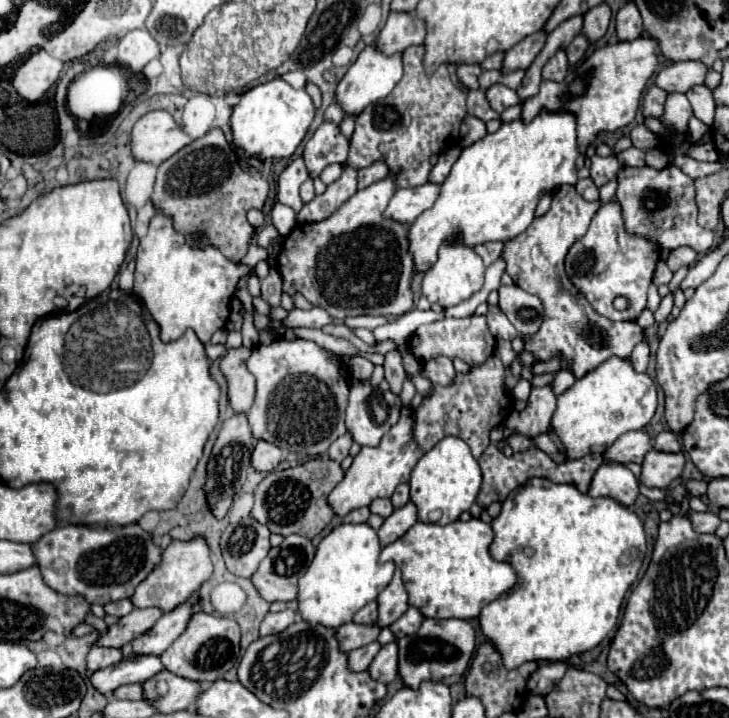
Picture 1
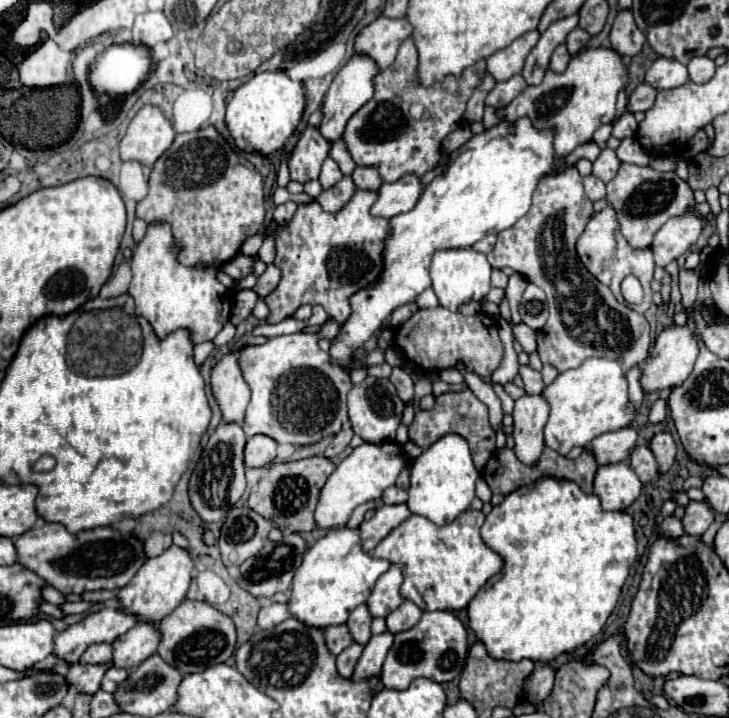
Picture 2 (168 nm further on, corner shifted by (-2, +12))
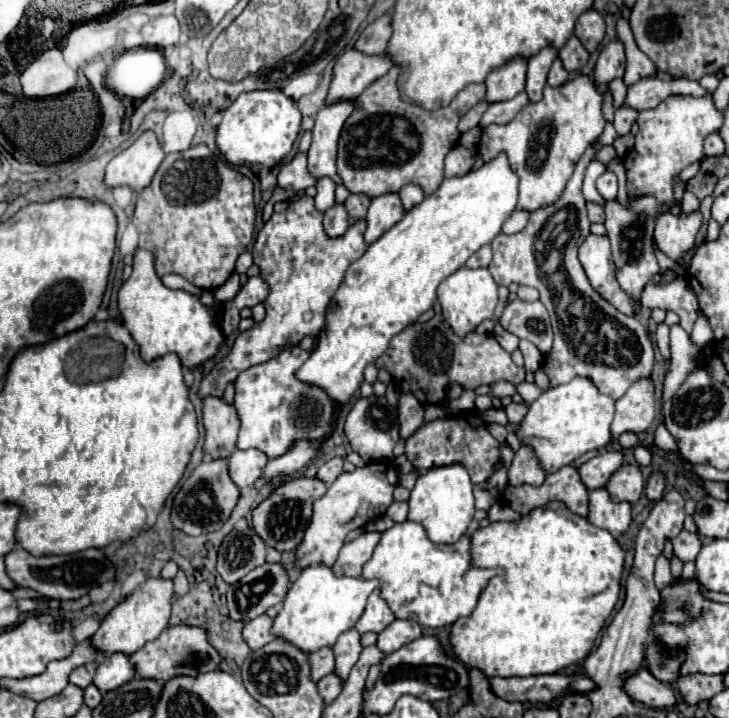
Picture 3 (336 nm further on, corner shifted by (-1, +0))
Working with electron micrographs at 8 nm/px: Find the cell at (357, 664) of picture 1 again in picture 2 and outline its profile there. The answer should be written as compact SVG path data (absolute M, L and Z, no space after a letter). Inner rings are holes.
M351 644L349 648L345 648L345 652L341 652L337 656L337 672L339 672L339 676L349 678L353 674L355 662L359 660L361 652L363 652L363 646L361 644Z

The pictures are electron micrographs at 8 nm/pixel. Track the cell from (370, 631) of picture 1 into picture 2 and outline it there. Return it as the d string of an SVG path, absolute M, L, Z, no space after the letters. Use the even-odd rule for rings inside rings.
M341 624L341 626L325 628L325 642L329 644L329 652L333 652L333 656L337 656L339 652L343 652L347 646L353 644L353 638L351 638L347 626Z

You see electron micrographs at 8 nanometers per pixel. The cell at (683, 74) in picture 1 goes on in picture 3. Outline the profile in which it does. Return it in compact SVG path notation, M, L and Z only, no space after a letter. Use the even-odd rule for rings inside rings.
M644 78L628 88L628 96L624 106L640 110L656 108L660 102L664 102L670 96L704 96L706 90L688 78L674 78L674 80L660 80L660 78Z

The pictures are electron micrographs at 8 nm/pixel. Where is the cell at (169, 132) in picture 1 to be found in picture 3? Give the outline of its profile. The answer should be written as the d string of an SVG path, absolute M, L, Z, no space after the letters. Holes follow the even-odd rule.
M144 130L132 146L124 152L116 154L108 168L106 168L106 186L130 186L132 190L140 192L152 182L154 172L158 170L160 162L164 160L164 150L158 144L158 138L152 130Z

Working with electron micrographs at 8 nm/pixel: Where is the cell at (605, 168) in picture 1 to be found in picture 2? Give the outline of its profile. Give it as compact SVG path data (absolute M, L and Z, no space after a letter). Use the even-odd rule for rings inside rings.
M605 148L605 150L601 152L601 156L593 162L593 176L601 178L603 182L609 182L609 180L613 180L613 176L617 174L619 164L621 164L621 162L619 162L615 150Z

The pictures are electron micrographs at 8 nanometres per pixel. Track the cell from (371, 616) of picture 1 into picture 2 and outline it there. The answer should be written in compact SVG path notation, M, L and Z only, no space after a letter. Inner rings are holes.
M365 604L357 606L351 612L351 616L347 620L347 628L349 628L349 632L353 632L353 642L367 644L367 640L371 638L371 630L369 630L371 628L371 616L369 616Z

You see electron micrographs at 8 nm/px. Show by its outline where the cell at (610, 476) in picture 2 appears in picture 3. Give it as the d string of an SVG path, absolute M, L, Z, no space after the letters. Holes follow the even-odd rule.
M606 488L590 490L590 512L588 520L598 528L612 532L612 536L620 536L628 530L632 520L632 504L630 502L614 502Z

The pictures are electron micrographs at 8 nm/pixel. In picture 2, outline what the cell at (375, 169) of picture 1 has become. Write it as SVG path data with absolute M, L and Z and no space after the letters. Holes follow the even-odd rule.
M357 166L353 172L353 184L357 190L377 190L381 186L381 176L377 172L377 168L361 168Z

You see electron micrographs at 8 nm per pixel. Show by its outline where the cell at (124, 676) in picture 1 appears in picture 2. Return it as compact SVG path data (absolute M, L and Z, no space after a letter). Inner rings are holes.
M111 662L109 664L103 664L103 666L85 666L85 664L73 664L65 676L67 684L77 688L81 694L95 694L99 690L99 684L101 684L101 678L105 674L105 668L113 666Z

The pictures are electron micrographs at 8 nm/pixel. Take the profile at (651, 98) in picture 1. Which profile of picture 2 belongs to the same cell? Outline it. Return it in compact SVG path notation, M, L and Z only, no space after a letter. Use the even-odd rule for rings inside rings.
M639 84L631 94L629 94L629 100L627 100L627 110L629 112L647 112L653 102L655 102L655 88L651 88L649 84Z

